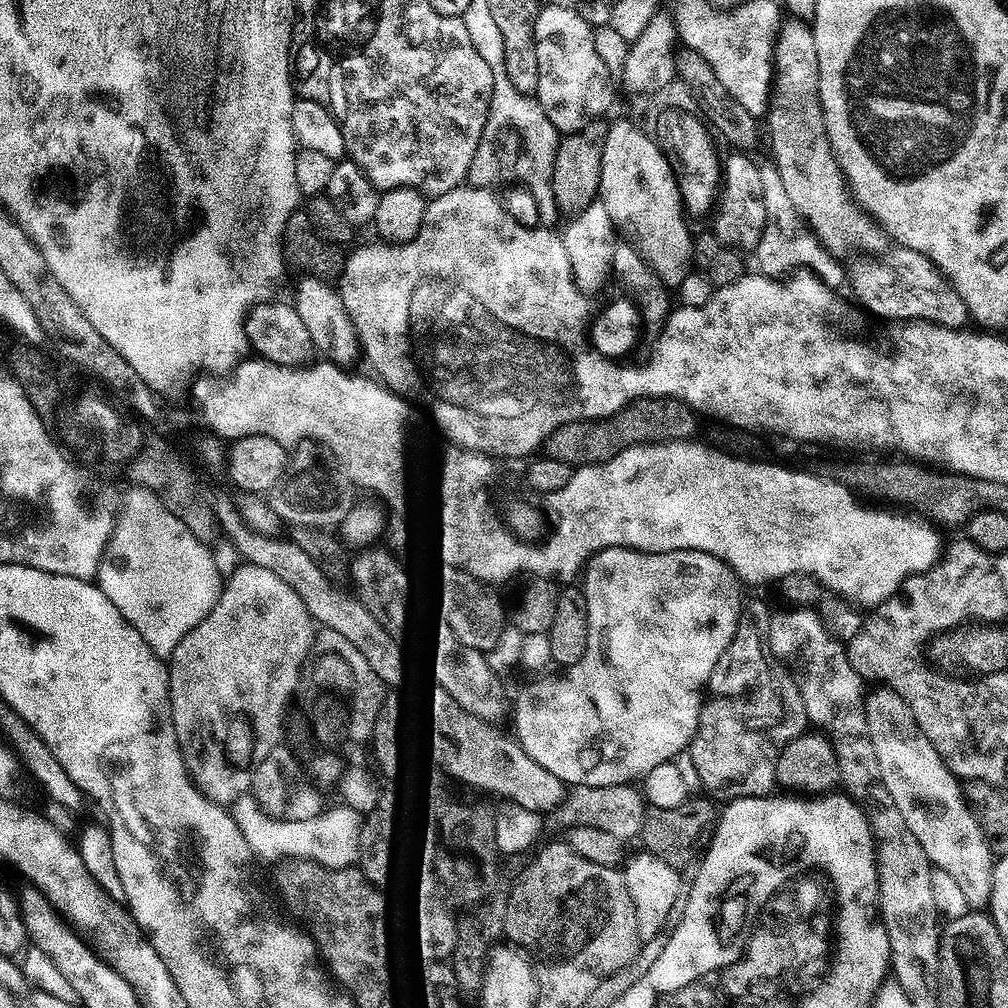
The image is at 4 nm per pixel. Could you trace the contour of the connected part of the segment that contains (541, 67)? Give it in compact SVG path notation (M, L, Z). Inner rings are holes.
M562 6L541 7L534 22L534 54L538 54L538 86L534 96L546 114L546 118L560 134L580 134L595 116L604 116L612 104L613 73L609 72L606 62L598 58L594 47L594 29L579 17L576 8Z

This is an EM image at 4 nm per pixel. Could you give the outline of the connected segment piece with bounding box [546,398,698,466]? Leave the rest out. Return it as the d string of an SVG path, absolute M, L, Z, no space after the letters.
M646 398L633 406L608 416L605 420L589 420L583 424L568 424L552 433L546 445L547 455L562 462L579 466L601 464L614 458L622 450L639 444L665 444L679 440L691 440L697 434L698 414L689 404L671 398Z

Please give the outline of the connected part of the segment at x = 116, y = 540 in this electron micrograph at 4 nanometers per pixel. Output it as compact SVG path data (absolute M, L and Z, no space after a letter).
M167 506L151 520L144 508L128 508L117 519L116 527L100 559L100 569L95 574L100 589L106 594L113 607L120 612L124 621L138 632L142 642L152 651L153 656L171 657L172 652L202 622L212 608L222 587L222 576L216 573L202 541L191 532L184 521L170 511Z

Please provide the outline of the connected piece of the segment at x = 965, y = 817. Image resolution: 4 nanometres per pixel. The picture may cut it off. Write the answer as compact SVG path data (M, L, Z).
M876 686L873 692L871 689L864 697L864 709L882 782L890 790L898 814L902 814L904 826L918 838L930 863L946 870L958 882L966 902L973 909L983 909L992 898L994 853L964 797L961 781L934 750L930 738L922 734L910 706L893 688Z

